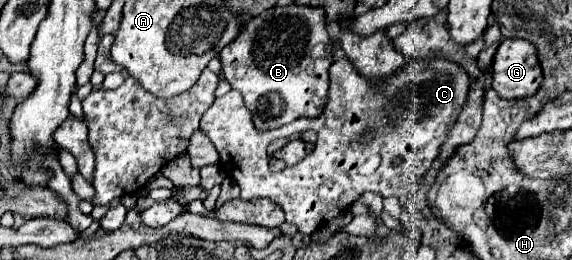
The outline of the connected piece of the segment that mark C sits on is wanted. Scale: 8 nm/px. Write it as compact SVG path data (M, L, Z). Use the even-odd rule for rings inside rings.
M345 56L331 64L329 78L331 88L327 106L323 114L313 120L299 118L287 126L261 134L253 128L249 110L245 108L241 94L237 90L229 90L225 96L215 98L213 106L201 118L201 130L209 136L209 140L217 148L225 172L233 178L233 182L237 182L241 190L241 200L251 198L273 200L285 212L287 222L299 226L299 232L303 234L313 234L319 226L341 216L363 192L377 192L381 196L401 198L405 194L411 194L413 188L417 190L423 182L423 176L431 170L433 160L439 156L439 148L447 140L453 124L457 122L459 112L467 104L471 82L467 70L461 68L459 64L443 58L419 58L419 56L409 58L399 72L381 80L377 90L375 84L365 76L361 76L351 64L351 60ZM303 130L317 132L317 142L315 148L309 152L309 156L305 156L297 166L285 168L281 172L271 172L267 158L267 146L271 144L271 140L289 138L291 134L299 134Z

